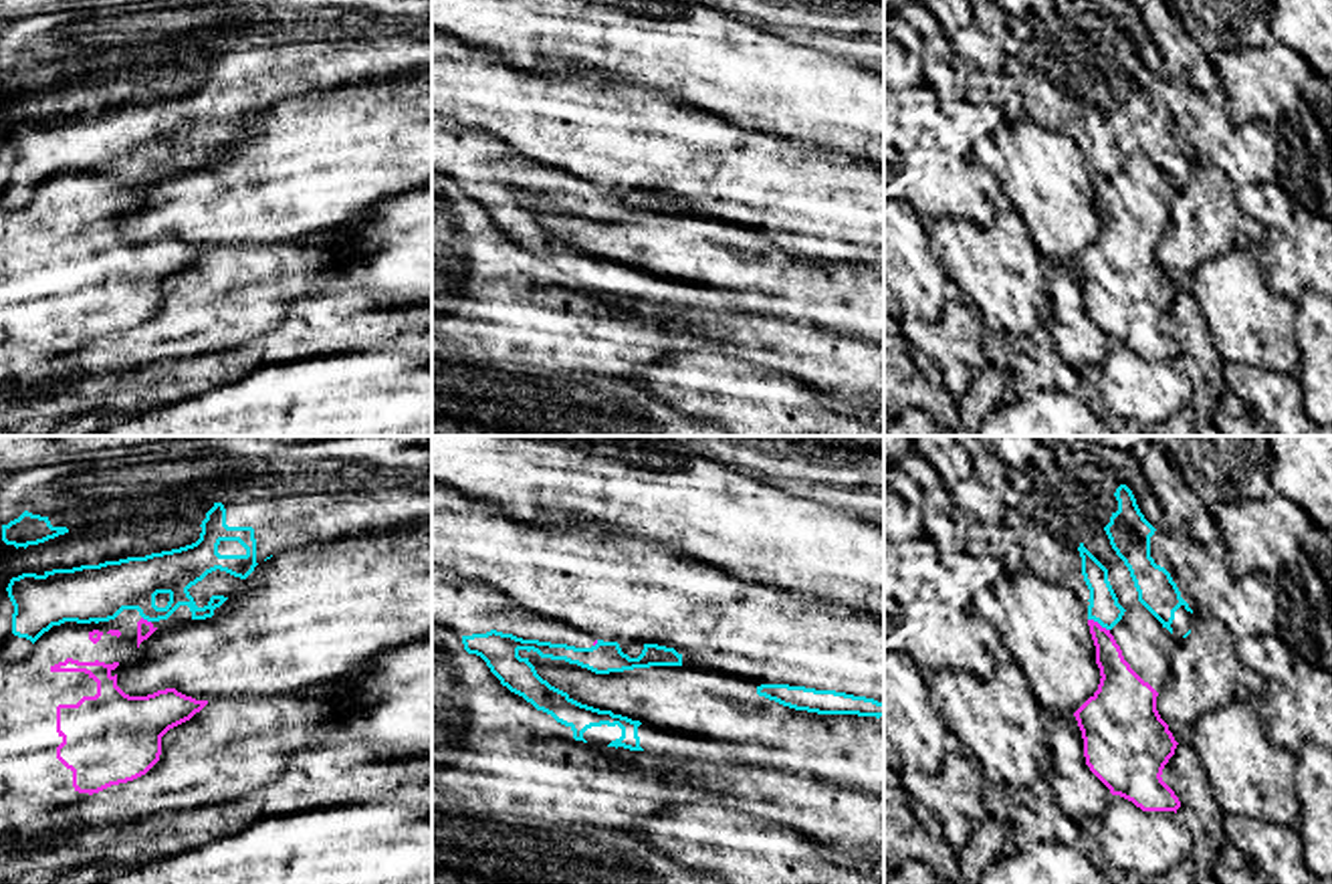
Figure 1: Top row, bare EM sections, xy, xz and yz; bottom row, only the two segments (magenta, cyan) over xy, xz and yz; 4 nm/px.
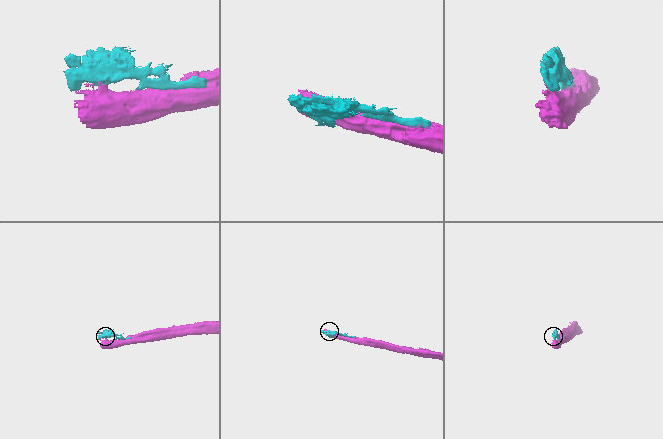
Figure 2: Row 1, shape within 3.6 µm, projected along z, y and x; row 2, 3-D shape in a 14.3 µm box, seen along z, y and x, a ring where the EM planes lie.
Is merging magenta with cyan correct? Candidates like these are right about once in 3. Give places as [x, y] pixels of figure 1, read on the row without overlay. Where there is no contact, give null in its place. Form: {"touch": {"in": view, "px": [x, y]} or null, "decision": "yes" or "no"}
{"touch": {"in": "yz", "px": [1096, 170]}, "decision": "no"}

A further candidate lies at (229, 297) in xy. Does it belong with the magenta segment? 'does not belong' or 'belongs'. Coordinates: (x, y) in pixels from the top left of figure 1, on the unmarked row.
does not belong

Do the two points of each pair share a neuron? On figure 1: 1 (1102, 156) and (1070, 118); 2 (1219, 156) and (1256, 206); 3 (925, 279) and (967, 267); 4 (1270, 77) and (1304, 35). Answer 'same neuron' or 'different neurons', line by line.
1: same neuron
2: different neurons
3: different neurons
4: different neurons

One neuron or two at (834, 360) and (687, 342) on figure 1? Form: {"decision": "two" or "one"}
{"decision": "one"}

